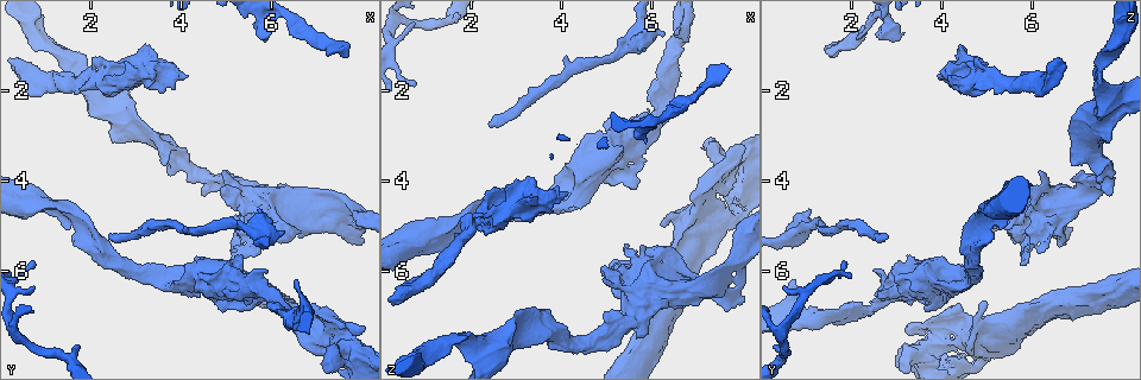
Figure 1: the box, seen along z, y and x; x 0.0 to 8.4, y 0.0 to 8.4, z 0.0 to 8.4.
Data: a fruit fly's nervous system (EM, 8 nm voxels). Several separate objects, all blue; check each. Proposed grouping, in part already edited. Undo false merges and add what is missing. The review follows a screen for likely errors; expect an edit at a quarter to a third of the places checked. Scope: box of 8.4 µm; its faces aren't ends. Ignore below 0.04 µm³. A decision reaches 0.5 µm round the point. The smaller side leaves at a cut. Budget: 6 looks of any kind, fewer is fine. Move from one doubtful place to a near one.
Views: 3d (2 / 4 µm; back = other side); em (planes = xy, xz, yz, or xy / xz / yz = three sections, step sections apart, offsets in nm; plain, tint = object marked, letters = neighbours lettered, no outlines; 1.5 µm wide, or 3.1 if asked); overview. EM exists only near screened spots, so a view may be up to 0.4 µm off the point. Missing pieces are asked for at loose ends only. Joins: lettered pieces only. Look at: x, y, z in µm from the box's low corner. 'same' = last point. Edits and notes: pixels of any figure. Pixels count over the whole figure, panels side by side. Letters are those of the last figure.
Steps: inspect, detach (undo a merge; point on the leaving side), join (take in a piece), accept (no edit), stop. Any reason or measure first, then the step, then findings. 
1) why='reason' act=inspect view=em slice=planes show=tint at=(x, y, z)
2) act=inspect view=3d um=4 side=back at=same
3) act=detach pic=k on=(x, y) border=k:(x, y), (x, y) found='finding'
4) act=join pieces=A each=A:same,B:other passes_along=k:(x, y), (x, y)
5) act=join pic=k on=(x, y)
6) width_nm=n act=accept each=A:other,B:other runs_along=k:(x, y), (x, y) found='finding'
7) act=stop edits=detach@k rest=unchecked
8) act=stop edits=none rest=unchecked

why='thick turns thin' act=inspect view=3d um=4 at=(4.45, 6.20, 4.00)

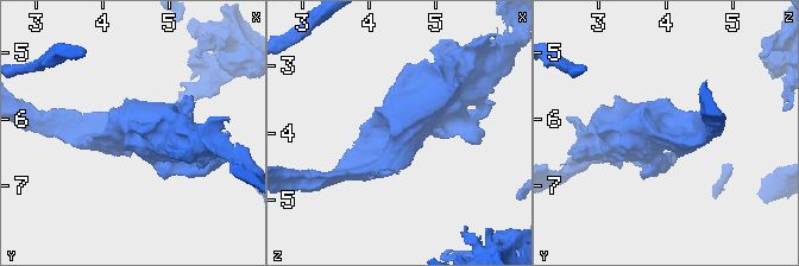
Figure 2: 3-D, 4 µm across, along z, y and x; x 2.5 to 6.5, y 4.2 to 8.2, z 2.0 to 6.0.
act=inspect view=em slice=planes show=letters at=(4.40, 6.20, 4.00)

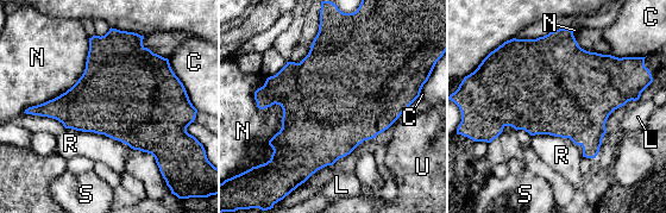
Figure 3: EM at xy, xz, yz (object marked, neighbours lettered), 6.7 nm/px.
act=accept each=C:other,L:other,N:other,R:other,S:other,U:other found='continuous, no second neuron'

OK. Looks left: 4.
why='end of a long branch' act=inspect view=em slice=yz step=8 show=letters at=(2.40, 5.20, 2.80)

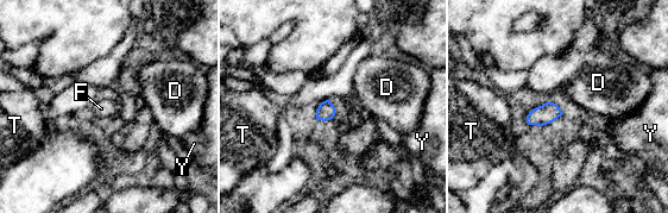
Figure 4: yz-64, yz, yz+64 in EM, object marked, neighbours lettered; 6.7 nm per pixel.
act=inspect view=em slice=planes show=letters at=same

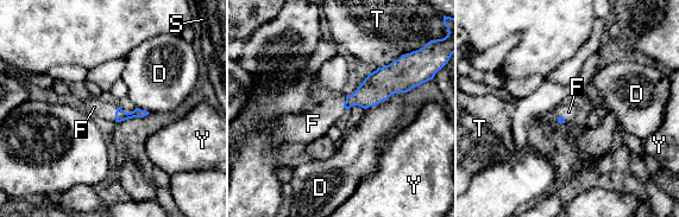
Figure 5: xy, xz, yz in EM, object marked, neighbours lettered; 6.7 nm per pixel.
act=join pieces=F each=D:other,F:same,S:other,T:other,Y:other passes_along=5:(120, 115), (115, 114), (94, 107) found='the neuron continues'

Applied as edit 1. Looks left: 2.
act=stop edits=join@5 rest=unchecked

